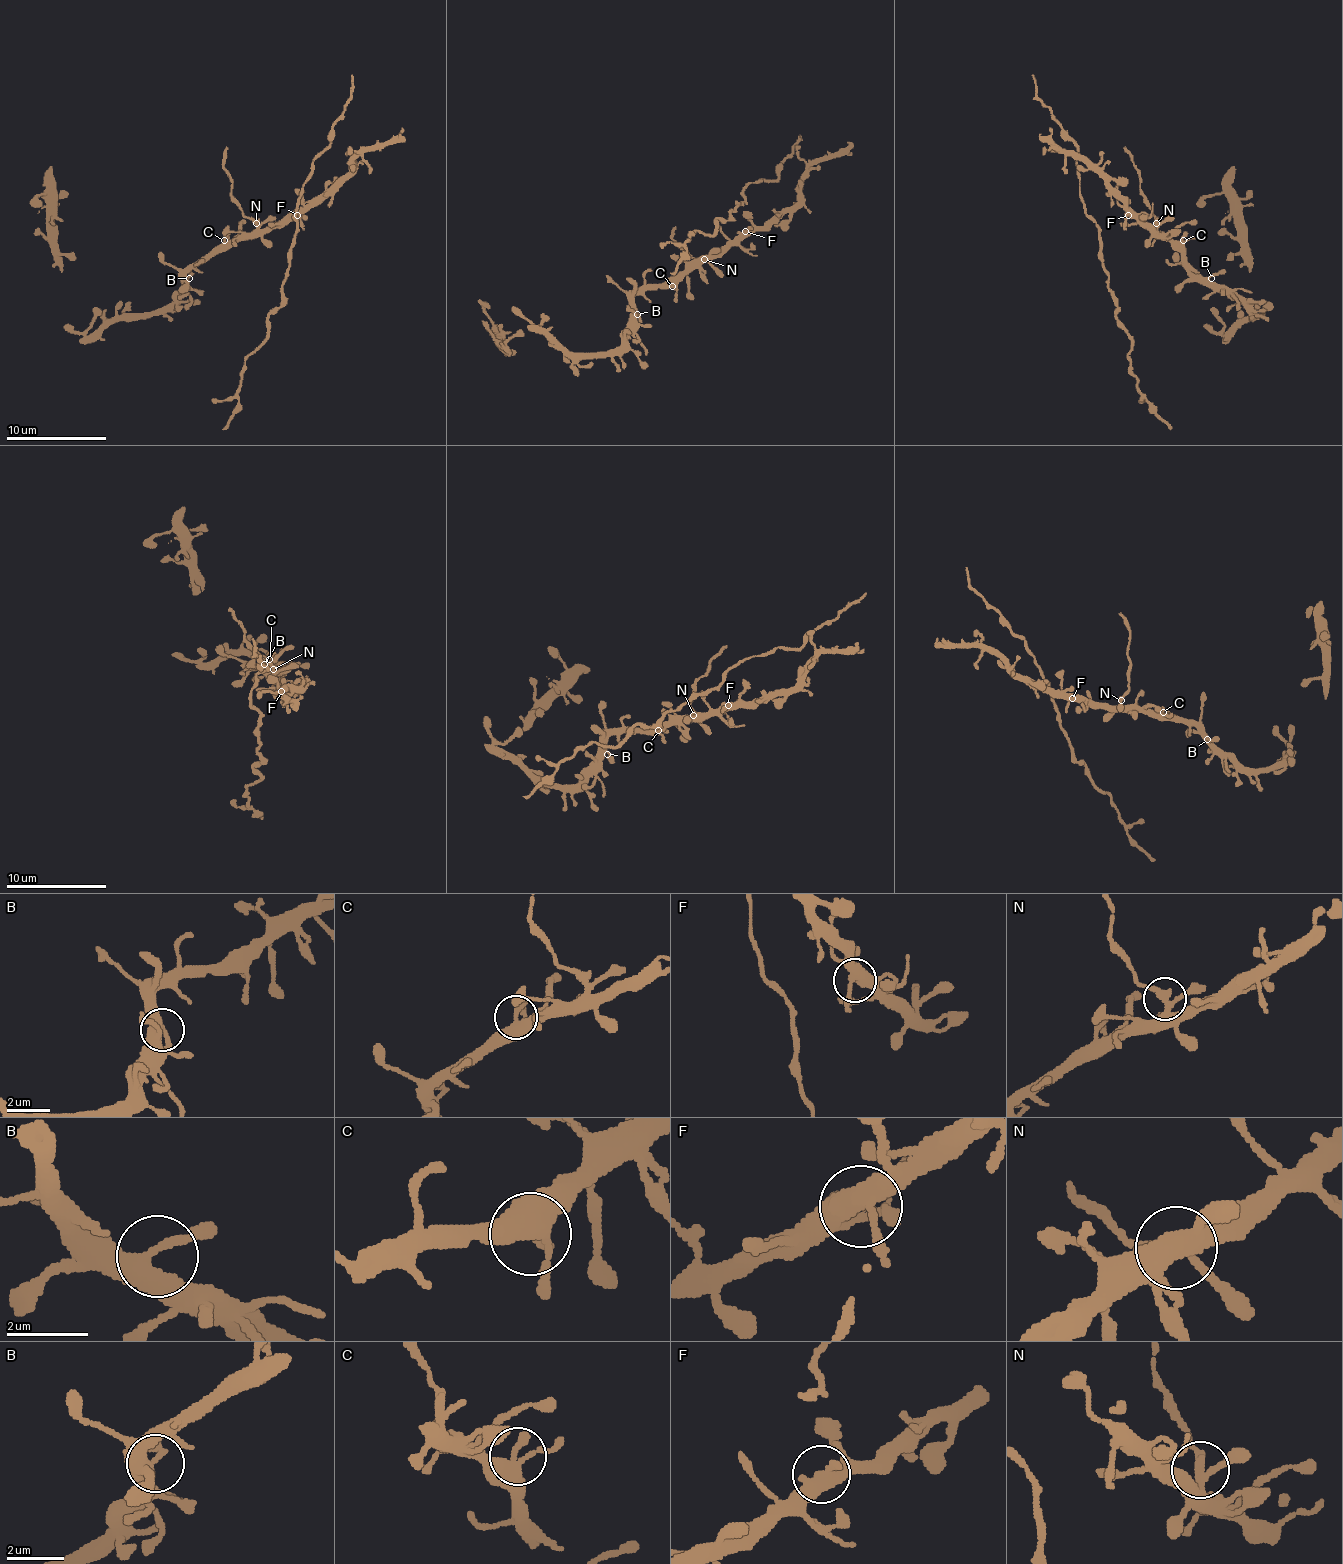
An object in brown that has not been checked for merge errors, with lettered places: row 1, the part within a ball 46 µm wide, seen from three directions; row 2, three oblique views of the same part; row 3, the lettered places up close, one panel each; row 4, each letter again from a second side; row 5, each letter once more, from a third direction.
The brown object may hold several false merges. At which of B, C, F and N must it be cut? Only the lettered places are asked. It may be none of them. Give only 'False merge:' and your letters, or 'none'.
False merge: N

